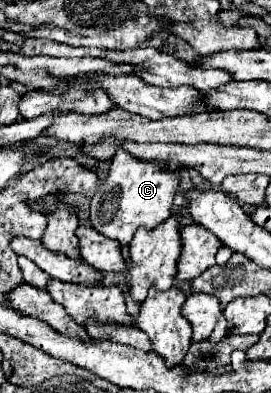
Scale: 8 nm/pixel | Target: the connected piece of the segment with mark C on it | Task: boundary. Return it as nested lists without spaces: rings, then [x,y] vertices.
[[[118,149],[108,179],[100,185],[90,203],[90,223],[100,233],[106,233],[110,239],[128,245],[138,227],[154,229],[154,225],[166,221],[172,213],[172,203],[180,187],[182,169],[166,171],[166,163],[152,163],[130,155],[124,149]]]

